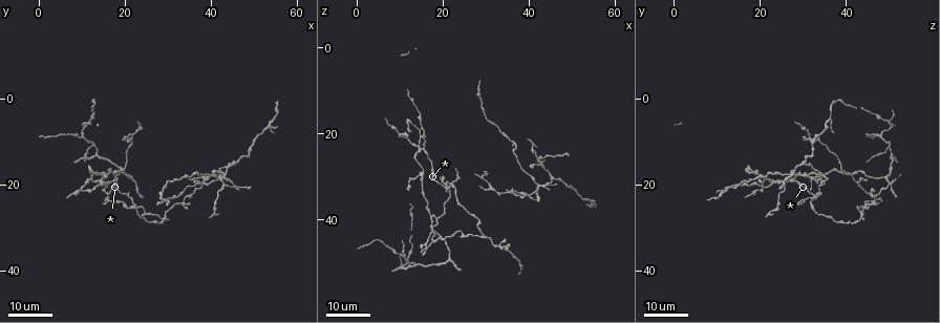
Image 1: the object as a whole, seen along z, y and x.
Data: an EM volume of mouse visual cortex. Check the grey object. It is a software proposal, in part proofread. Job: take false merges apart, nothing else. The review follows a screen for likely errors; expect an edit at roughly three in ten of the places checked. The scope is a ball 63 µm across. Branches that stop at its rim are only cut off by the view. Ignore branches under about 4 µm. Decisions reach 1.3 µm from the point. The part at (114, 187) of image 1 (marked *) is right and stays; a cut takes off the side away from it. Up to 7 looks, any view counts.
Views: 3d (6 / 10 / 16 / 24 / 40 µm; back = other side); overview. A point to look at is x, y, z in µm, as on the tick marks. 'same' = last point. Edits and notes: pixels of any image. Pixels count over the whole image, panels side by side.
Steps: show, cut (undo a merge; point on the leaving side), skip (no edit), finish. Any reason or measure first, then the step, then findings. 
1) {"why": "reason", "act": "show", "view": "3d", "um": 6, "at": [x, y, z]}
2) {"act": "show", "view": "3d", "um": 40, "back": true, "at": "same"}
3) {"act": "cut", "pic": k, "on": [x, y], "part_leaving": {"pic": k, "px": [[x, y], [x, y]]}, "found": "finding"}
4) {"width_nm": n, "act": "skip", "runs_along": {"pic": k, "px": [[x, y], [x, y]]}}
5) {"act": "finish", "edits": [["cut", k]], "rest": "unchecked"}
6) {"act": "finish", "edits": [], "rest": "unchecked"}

{"why": "branch point", "act": "show", "view": "3d", "um": 16, "at": [45.5, 15.0, 30.0]}

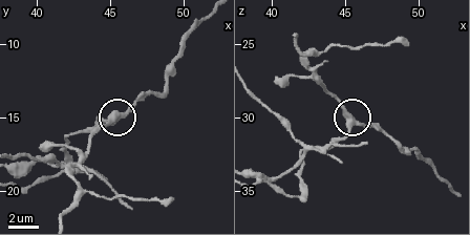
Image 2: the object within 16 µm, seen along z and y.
{"why": "closer look", "act": "show", "view": "3d", "um": 6, "at": [45.8, 14.8, 30.4]}

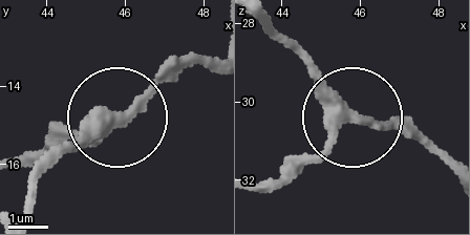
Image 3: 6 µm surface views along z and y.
{"arms": 3, "act": "skip", "runs_along": {"pic": 3, "px": [[253, 190], [282, 179], [349, 116], [276, 33]]}, "found": "all the same neuron"}

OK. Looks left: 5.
{"why": "a fork", "act": "show", "view": "3d", "um": 16, "at": [13.0, 10.5, 50.0]}

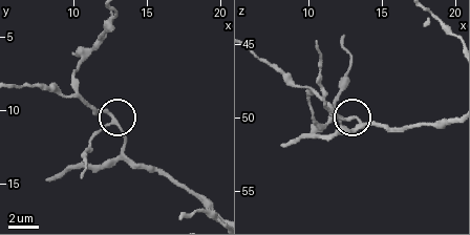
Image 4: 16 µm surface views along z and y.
{"act": "show", "view": "3d", "um": 10, "at": [12.6, 10.8, 50.2]}

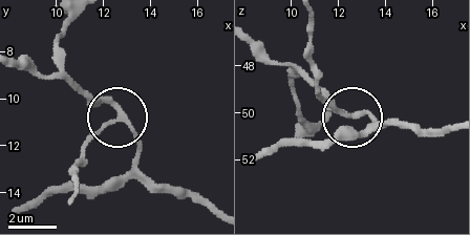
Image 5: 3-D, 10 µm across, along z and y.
{"side_arm_um": 8, "arms": 3, "act": "skip", "found": "continuous, no second neuron"}

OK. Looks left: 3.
{"why": "calibre changes", "act": "show", "view": "3d", "um": 16, "at": [10.0, 7.0, 50.0]}

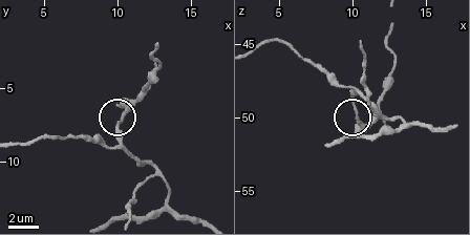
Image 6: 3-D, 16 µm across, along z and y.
{"act": "show", "view": "3d", "um": 6, "at": [10.6, 6.8, 50.2]}

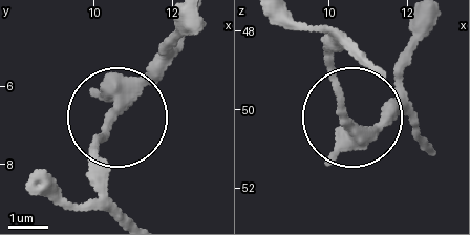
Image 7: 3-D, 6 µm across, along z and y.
{"width_nm": 280, "act": "skip", "found": "one neuron here"}

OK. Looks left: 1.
{"act": "finish", "edits": [], "rest": "unchecked"}

